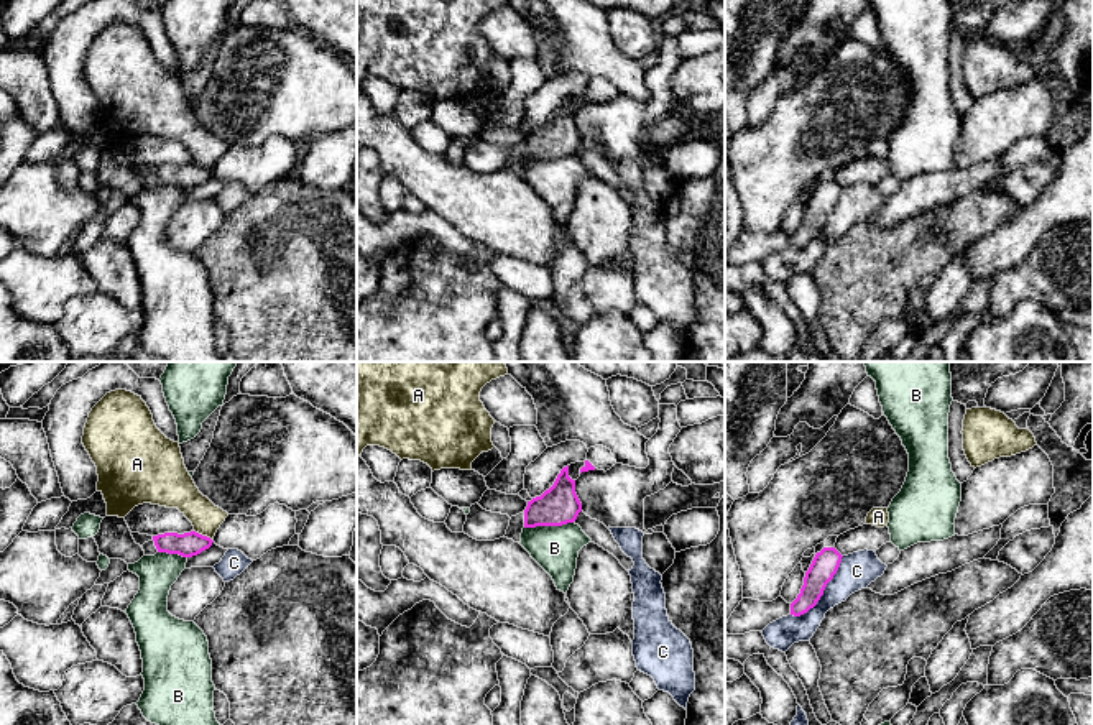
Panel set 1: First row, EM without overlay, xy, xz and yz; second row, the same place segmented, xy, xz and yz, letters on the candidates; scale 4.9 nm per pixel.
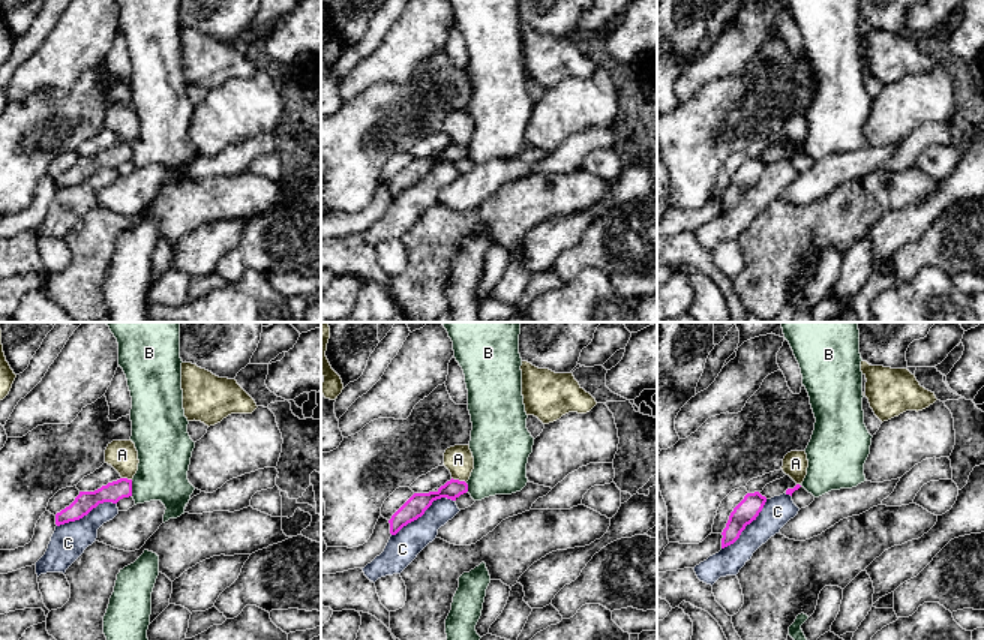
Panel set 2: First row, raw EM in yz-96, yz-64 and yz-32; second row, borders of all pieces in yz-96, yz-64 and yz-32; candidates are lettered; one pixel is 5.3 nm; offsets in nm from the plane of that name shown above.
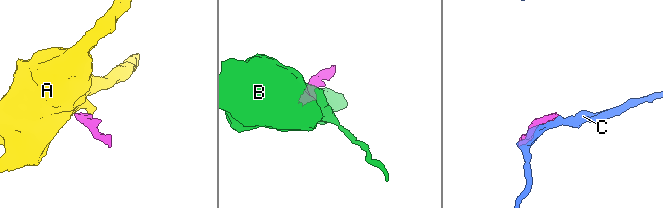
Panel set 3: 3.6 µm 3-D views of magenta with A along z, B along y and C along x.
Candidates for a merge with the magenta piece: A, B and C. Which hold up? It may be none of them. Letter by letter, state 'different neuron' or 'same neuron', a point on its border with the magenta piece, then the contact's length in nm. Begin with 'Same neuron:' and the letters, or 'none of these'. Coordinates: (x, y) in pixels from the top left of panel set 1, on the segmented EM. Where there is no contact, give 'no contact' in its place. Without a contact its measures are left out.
Same neuron: none of these
A: different neuron | xy (201, 535) | 100 nm
B: different neuron | xz (548, 525) | 240 nm
C: different neuron | yz (822, 592) | 400 nm

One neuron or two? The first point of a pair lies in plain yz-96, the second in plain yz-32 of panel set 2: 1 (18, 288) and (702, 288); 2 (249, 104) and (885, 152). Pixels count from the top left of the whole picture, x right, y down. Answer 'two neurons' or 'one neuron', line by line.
1: two neurons
2: two neurons

